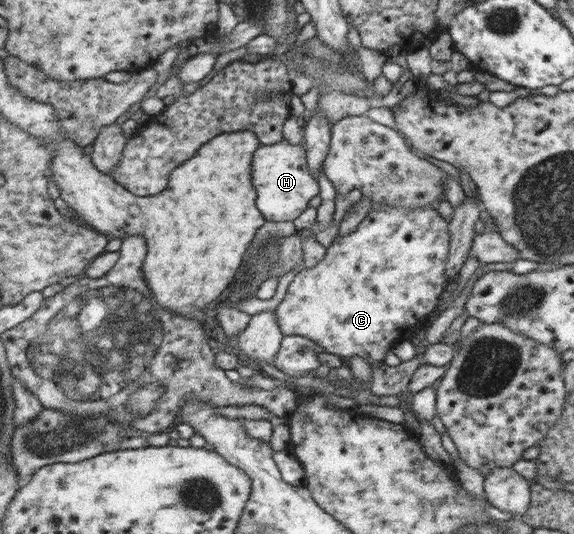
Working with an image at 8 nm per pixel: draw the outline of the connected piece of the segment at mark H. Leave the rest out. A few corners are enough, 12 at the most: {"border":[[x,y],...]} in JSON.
{"border":[[286,139],[253,155],[257,209],[293,221],[318,194],[307,147]]}

